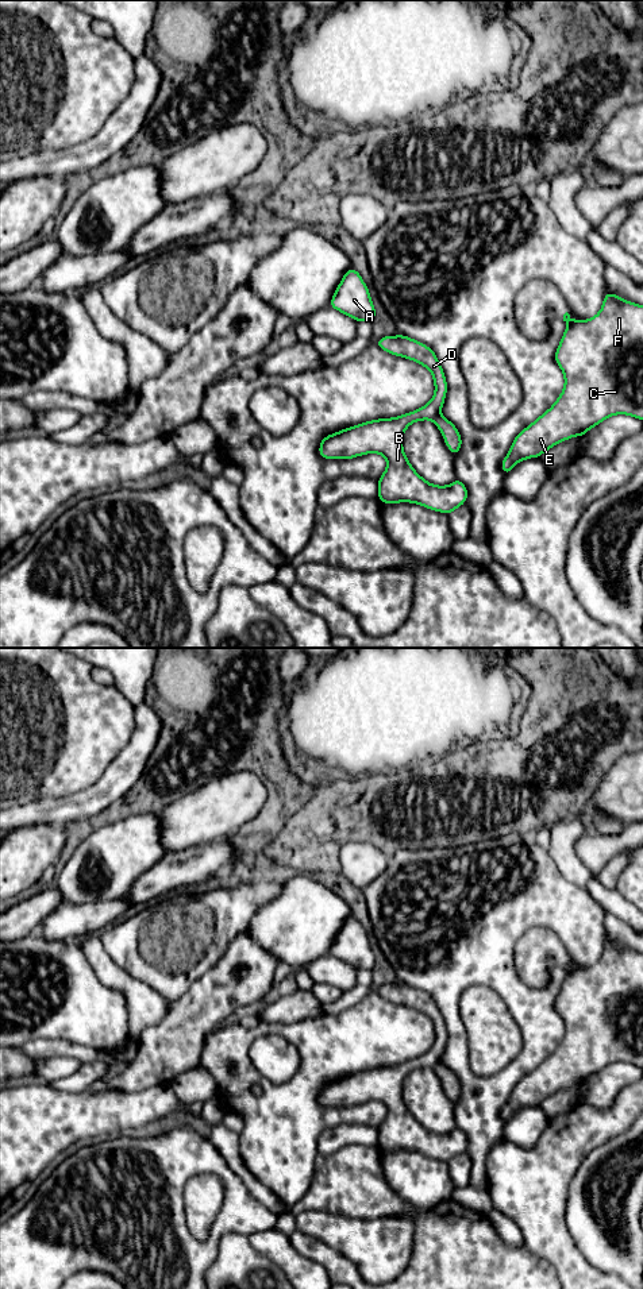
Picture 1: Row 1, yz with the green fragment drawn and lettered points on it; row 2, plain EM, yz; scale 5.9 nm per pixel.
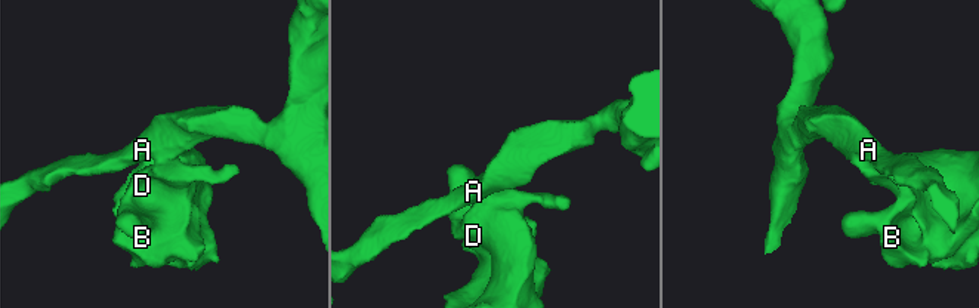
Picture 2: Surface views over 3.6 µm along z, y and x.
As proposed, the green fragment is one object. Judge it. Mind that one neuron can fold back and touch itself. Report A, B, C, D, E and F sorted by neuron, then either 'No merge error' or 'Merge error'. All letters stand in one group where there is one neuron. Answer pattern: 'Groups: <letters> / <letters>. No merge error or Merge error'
Groups: A B C D E F. No merge error

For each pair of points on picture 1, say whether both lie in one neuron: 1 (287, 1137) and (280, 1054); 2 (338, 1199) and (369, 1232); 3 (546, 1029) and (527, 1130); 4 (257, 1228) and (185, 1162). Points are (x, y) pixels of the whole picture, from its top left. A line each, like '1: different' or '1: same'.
1: different
2: different
3: different
4: same

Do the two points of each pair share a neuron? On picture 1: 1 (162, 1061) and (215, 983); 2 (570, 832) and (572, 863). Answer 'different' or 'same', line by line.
1: same
2: same

